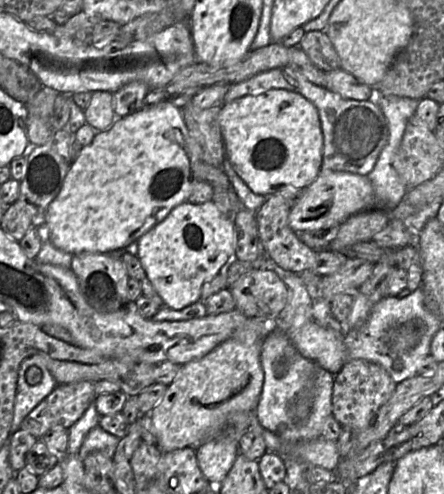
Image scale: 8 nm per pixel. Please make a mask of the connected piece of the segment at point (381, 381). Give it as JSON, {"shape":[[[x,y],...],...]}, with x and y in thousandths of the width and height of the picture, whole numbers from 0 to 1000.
{"shape":[[[813,727],[784,729],[755,759],[748,840],[768,864],[788,864],[811,877],[833,860],[856,824],[878,808],[892,781],[894,775],[856,739]]]}

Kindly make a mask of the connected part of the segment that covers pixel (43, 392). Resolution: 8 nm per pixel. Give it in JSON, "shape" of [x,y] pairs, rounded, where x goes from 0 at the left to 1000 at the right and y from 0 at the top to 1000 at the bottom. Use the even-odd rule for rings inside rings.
{"shape":[[[72,719],[47,733],[41,749],[29,850],[18,887],[29,885],[34,874],[45,868],[52,848],[128,781],[131,775],[90,719]],[[72,741],[81,741],[95,751],[95,763],[79,779],[65,779],[59,771],[59,753]]]}

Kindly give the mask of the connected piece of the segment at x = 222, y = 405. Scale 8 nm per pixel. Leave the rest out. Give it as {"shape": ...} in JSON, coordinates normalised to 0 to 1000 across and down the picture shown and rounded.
{"shape":[[[559,644],[527,676],[450,727],[408,741],[338,846],[363,917],[432,905],[484,887],[532,834],[579,836],[595,775],[586,715],[597,686],[595,650],[613,644]]]}

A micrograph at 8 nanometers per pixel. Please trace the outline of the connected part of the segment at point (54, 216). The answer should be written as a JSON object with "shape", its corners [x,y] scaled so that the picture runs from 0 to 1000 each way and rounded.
{"shape":[[[358,211],[338,219],[315,221],[279,239],[264,239],[243,261],[218,269],[203,291],[185,298],[178,314],[162,326],[133,391],[106,423],[101,482],[126,502],[164,516],[189,510],[243,512],[288,498],[300,488],[309,488],[324,472],[365,449],[392,419],[423,405],[435,370],[439,366],[455,366],[441,364],[435,354],[435,334],[444,326],[457,326],[455,300],[448,289],[426,273],[412,243],[408,219],[381,211]]]}

